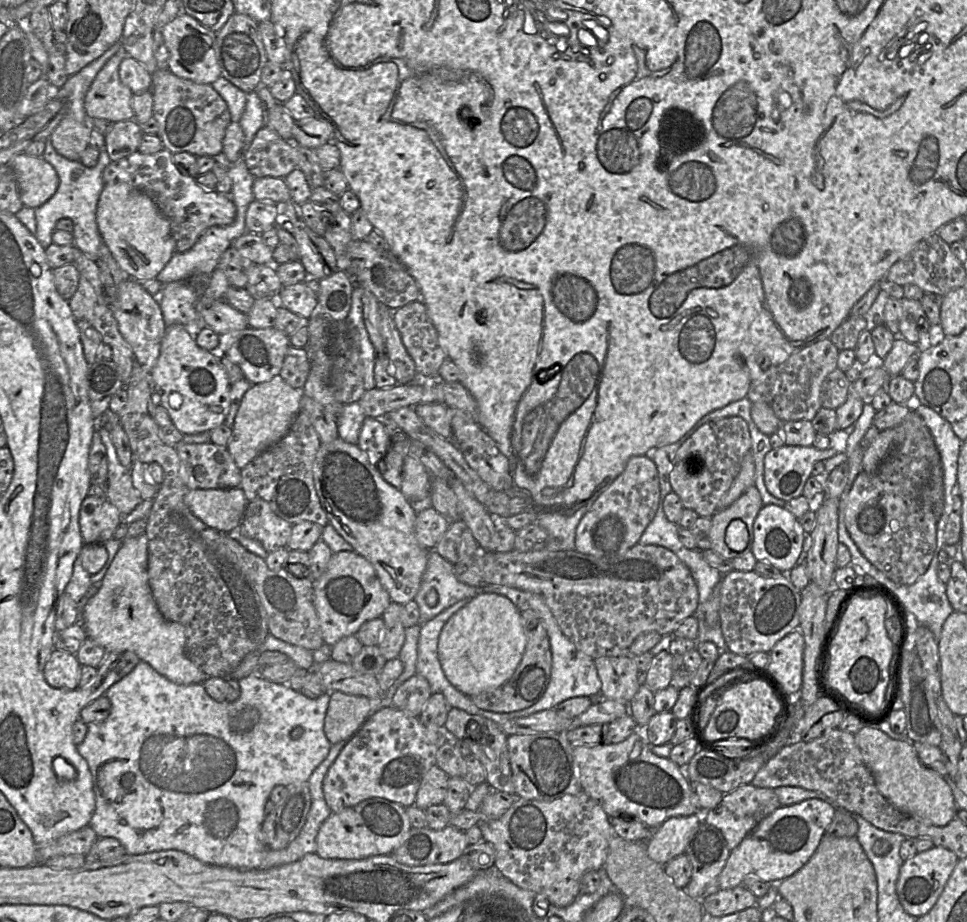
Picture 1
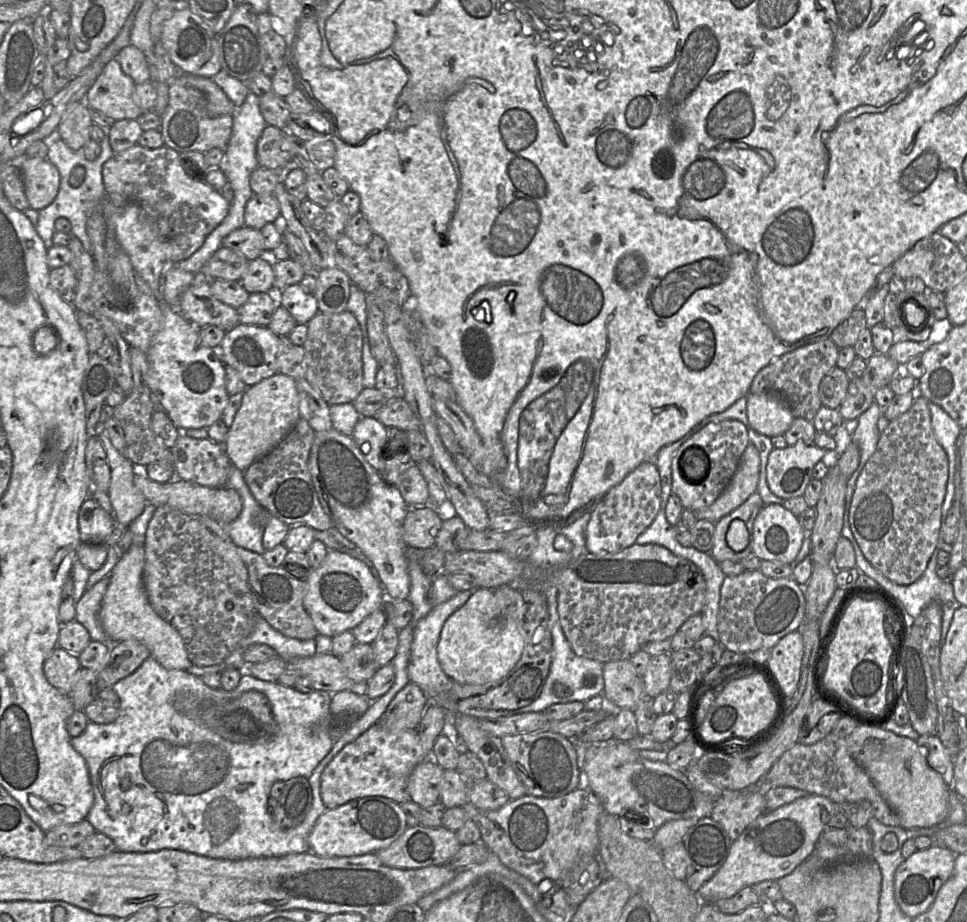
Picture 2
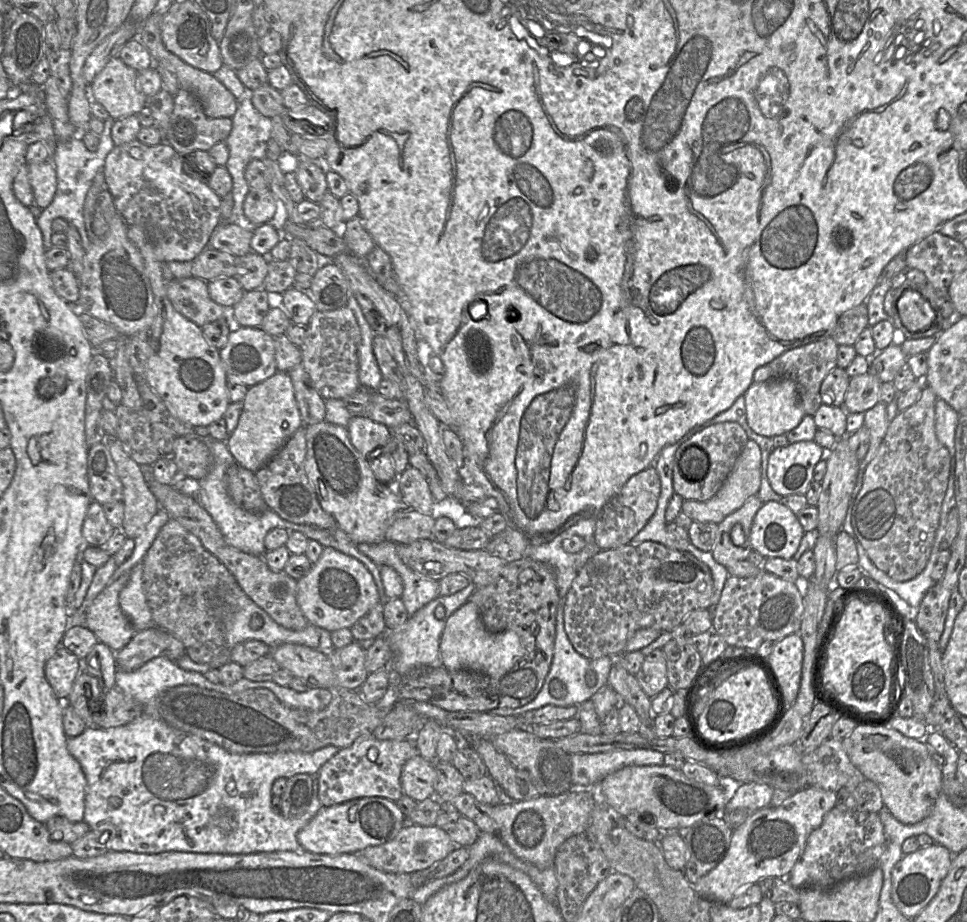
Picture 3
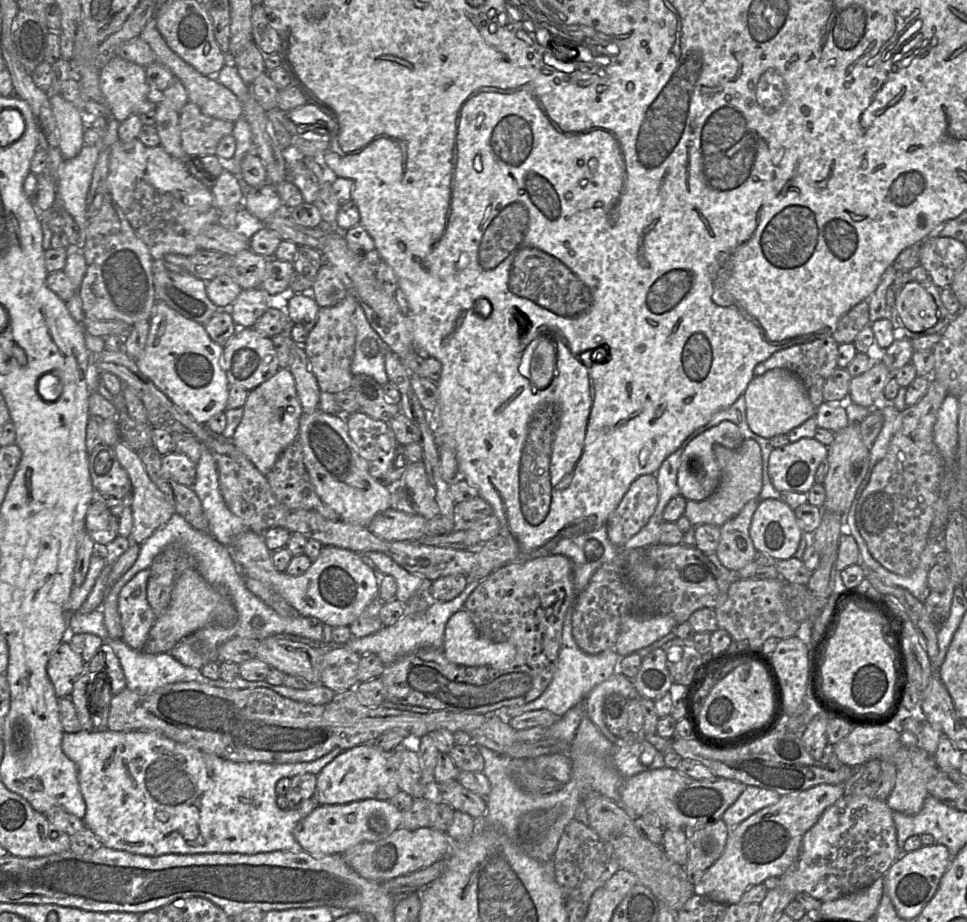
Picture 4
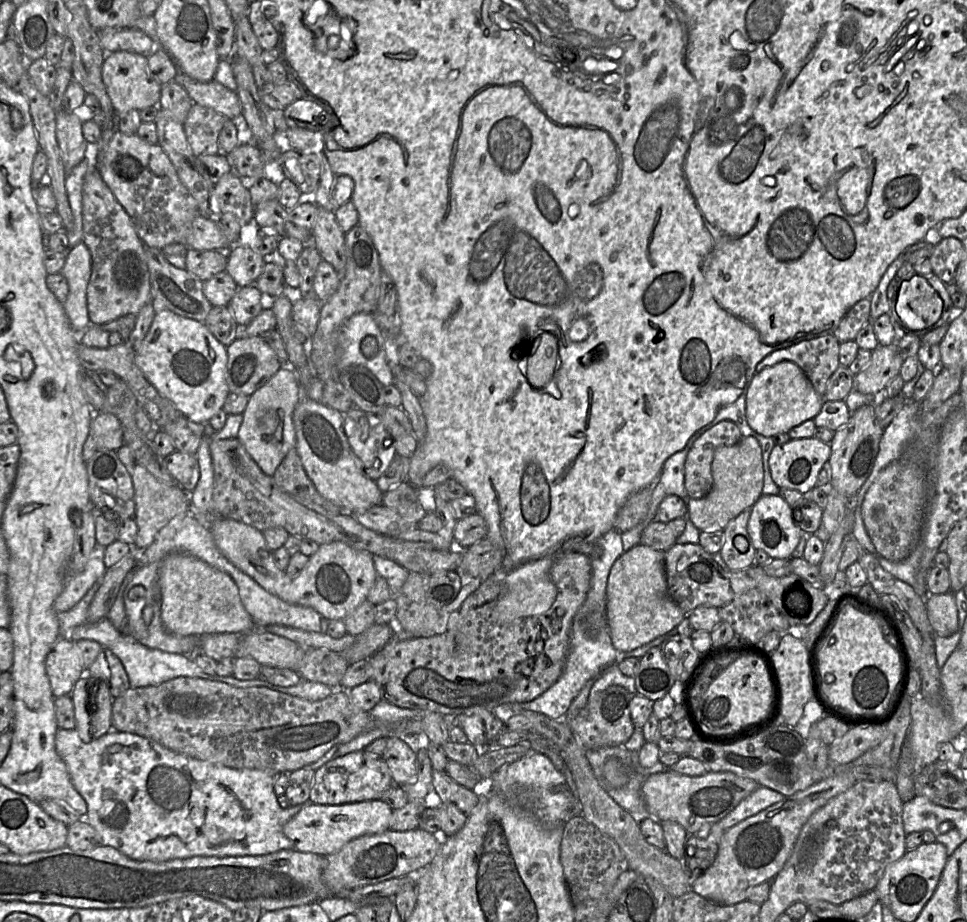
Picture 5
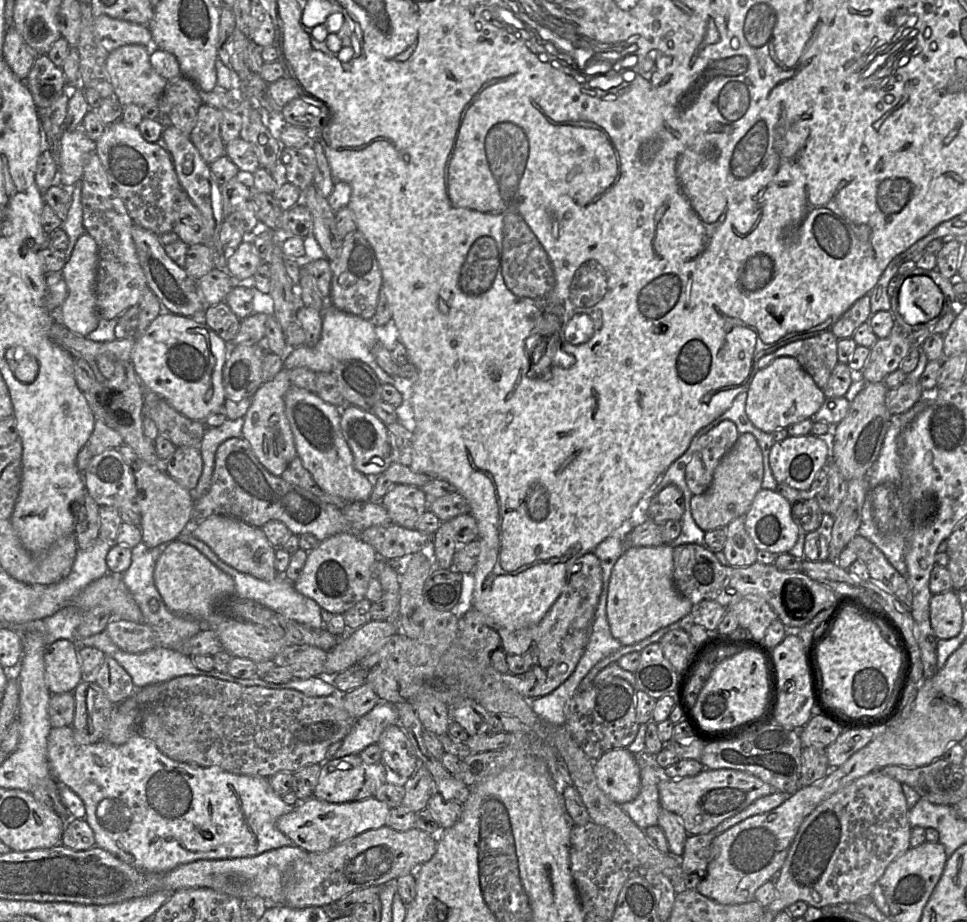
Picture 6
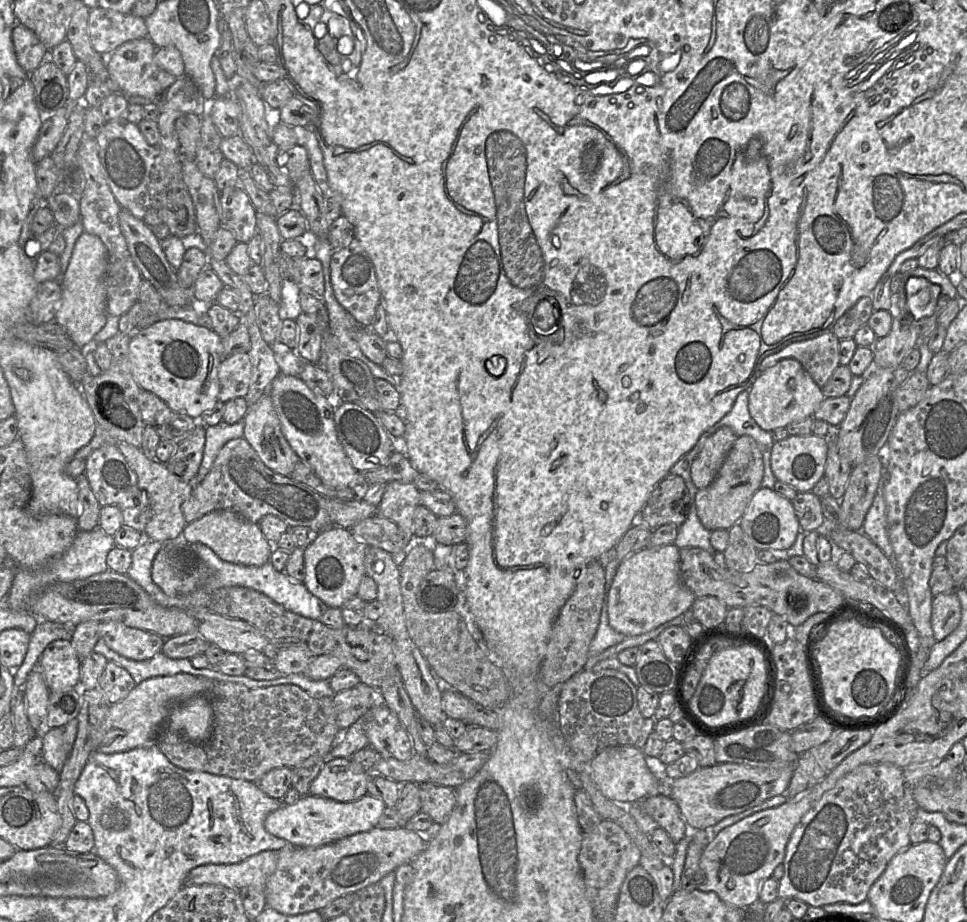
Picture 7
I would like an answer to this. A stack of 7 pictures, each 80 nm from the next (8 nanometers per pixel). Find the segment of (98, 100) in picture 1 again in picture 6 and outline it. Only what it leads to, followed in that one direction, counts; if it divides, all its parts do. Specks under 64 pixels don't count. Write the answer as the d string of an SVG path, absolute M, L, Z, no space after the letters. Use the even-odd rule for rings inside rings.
M128 44L108 54L106 71L113 87L114 97L123 106L135 104L140 107L146 104L158 104L169 82L159 75L150 62L150 52L154 47L140 44Z

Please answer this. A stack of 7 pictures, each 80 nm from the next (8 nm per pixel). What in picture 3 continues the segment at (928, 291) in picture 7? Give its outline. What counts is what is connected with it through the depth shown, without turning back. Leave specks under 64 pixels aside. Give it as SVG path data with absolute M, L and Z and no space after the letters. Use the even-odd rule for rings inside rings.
M907 289L897 300L897 311L910 333L926 331L935 321L935 311L919 292Z

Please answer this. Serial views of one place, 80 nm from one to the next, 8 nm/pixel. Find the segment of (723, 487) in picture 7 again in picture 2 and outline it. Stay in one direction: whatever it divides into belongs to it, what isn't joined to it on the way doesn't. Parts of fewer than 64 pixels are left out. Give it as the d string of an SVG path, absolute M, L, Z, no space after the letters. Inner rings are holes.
M750 442L740 459L736 472L718 498L710 506L699 511L692 511L696 518L716 523L743 504L757 490L759 470L759 452Z

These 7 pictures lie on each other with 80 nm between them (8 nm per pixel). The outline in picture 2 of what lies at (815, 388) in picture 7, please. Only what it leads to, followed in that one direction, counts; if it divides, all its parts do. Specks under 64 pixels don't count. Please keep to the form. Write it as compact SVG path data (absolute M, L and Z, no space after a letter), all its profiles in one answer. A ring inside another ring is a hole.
M773 392L748 393L747 417L755 431L769 438L784 435L795 418L787 401Z

